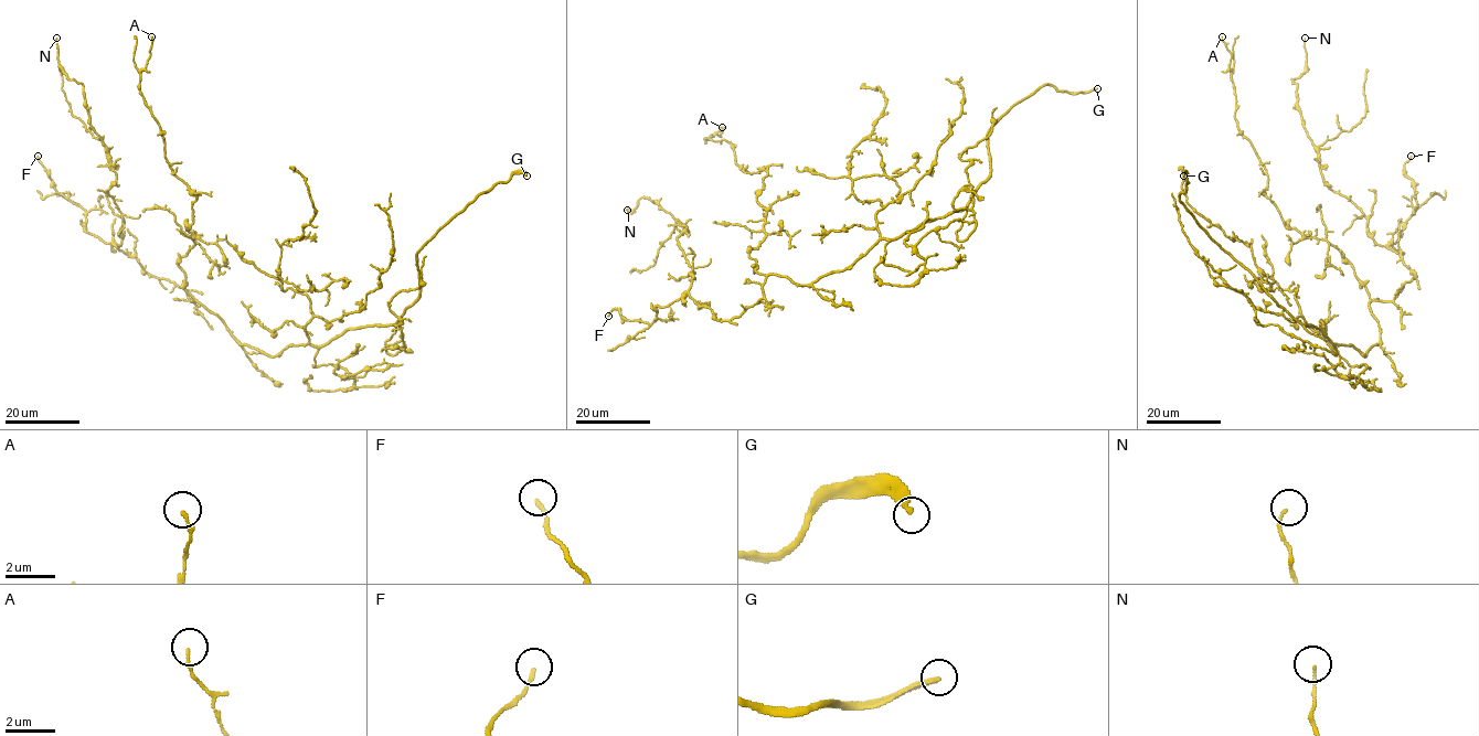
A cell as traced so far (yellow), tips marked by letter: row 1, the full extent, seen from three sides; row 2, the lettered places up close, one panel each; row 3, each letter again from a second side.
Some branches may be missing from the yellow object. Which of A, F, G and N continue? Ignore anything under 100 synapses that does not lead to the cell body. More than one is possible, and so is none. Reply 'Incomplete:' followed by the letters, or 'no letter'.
Incomplete: G

